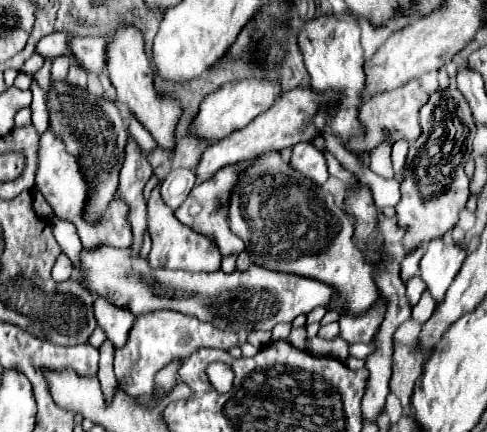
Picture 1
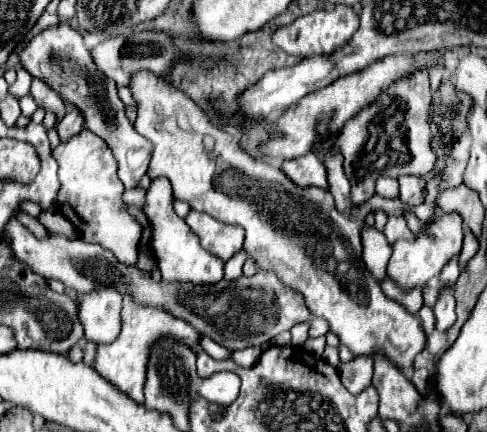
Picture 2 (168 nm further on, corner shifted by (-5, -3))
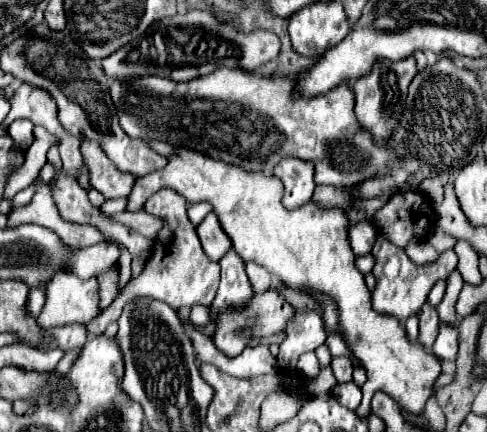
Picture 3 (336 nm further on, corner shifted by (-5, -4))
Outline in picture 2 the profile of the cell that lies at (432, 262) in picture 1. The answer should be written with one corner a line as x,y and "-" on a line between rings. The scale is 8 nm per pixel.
440,288
440,298
434,306
434,316
436,316
436,330
446,332
454,322
456,322
456,300
452,288

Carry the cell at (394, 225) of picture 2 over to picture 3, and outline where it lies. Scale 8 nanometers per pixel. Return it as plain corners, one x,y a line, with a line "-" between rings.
412,239
412,241
408,243
408,247
406,247
406,255
408,255
414,263
418,263
418,265
432,263
432,261
438,259
438,253
436,253
426,241
422,241
422,239

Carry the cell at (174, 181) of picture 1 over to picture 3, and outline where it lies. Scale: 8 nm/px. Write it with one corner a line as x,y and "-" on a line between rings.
208,203
190,205
190,207
188,207
188,219
190,219
194,225
198,225
210,211
212,211
212,207
208,207

